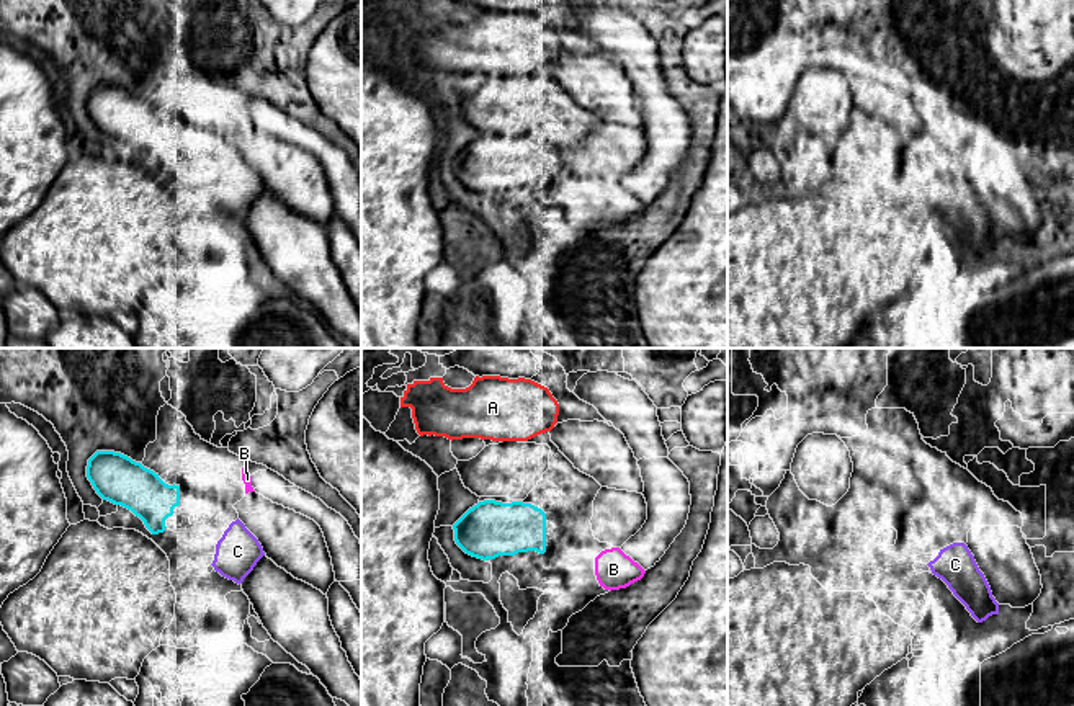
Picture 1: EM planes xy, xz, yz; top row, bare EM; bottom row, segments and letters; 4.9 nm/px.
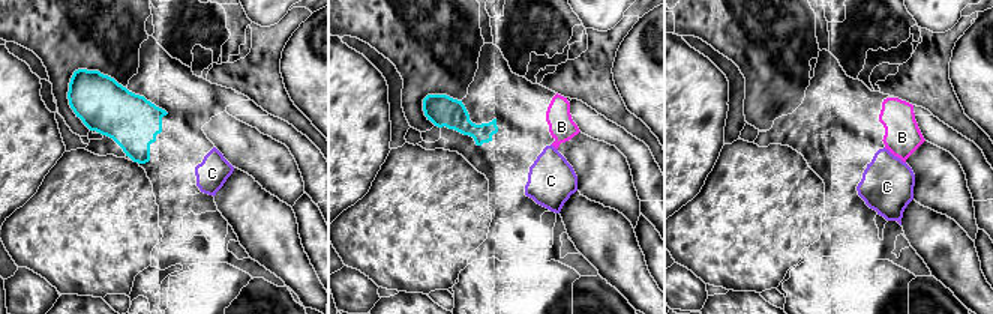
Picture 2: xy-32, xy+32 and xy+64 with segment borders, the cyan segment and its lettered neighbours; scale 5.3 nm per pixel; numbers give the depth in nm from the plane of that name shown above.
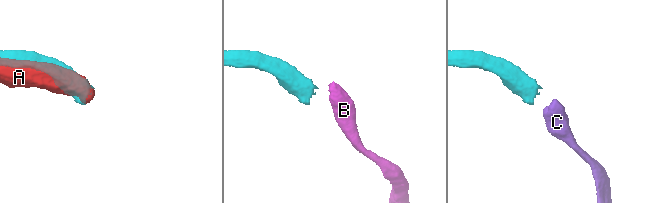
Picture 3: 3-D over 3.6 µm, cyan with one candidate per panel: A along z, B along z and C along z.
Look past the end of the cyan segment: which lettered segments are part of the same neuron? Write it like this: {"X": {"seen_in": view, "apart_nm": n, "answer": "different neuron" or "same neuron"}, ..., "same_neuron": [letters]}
{"A": {"seen_in": "xz", "apart_nm": 300, "answer": "different neuron"}, "B": {"seen_in": "xz", "apart_nm": 260, "answer": "different neuron"}, "C": {"seen_in": "xy", "apart_nm": 260, "answer": "same neuron"}, "same_neuron": ["C"]}

